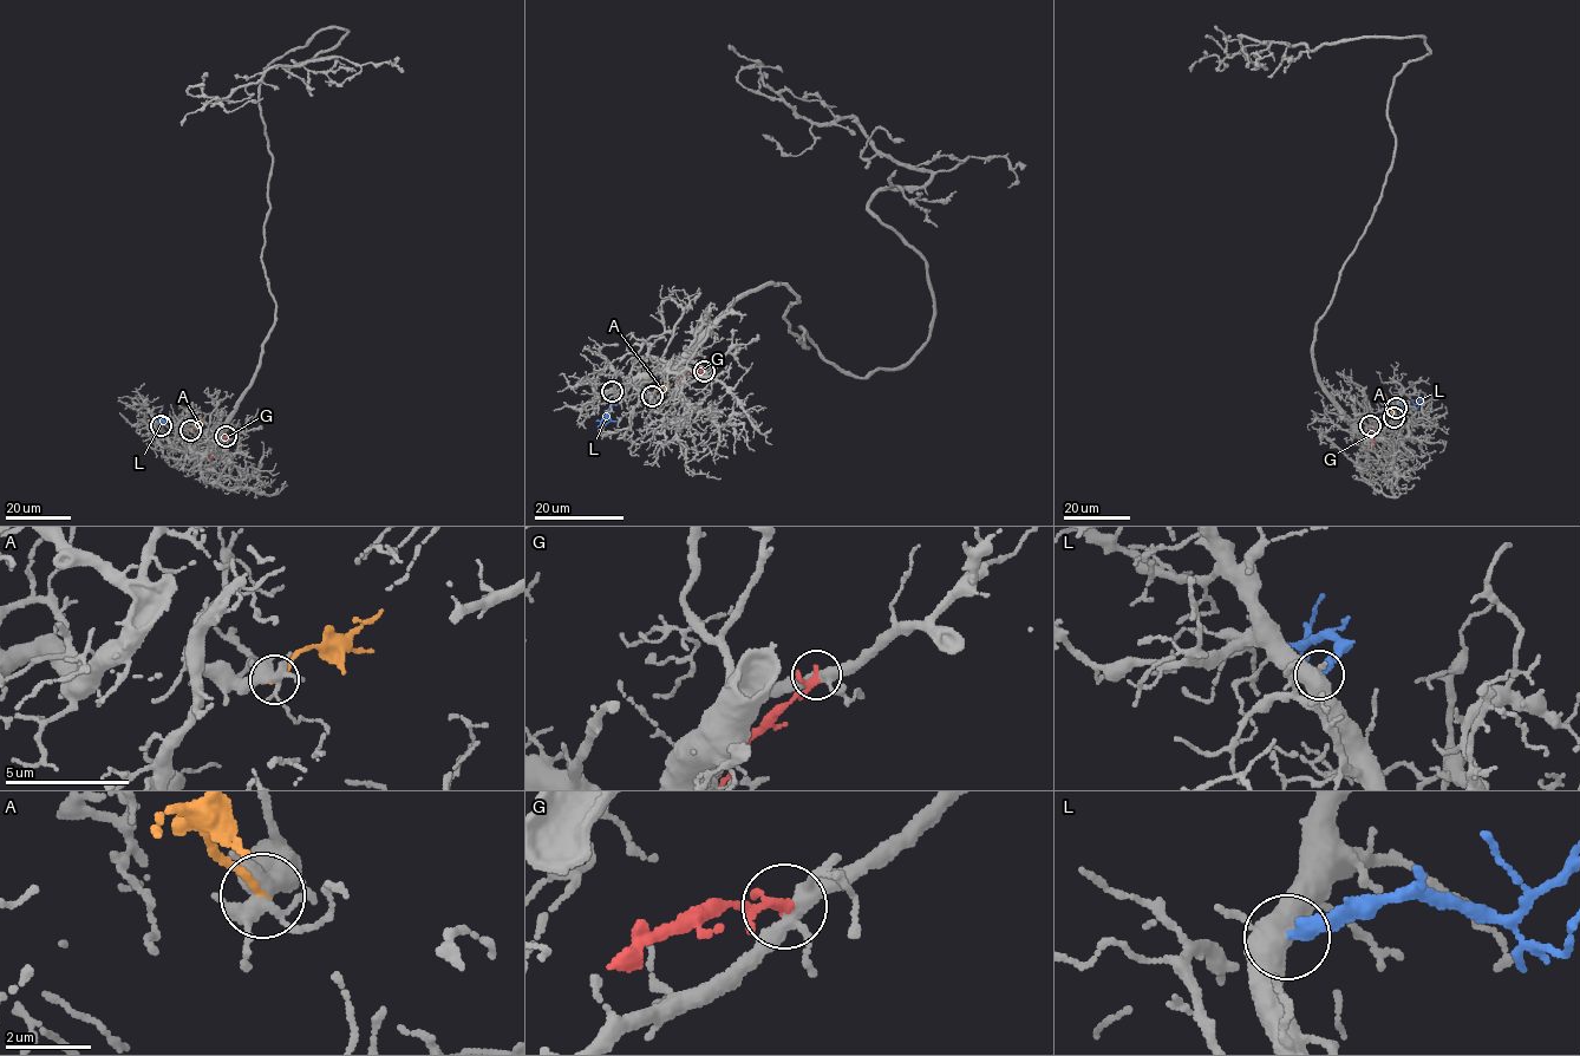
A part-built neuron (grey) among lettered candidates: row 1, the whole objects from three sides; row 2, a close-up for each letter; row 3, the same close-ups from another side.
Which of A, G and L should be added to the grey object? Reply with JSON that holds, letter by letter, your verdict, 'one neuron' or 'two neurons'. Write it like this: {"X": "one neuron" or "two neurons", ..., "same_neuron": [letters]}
{"A": "two neurons", "G": "two neurons", "L": "one neuron", "same_neuron": ["L"]}

